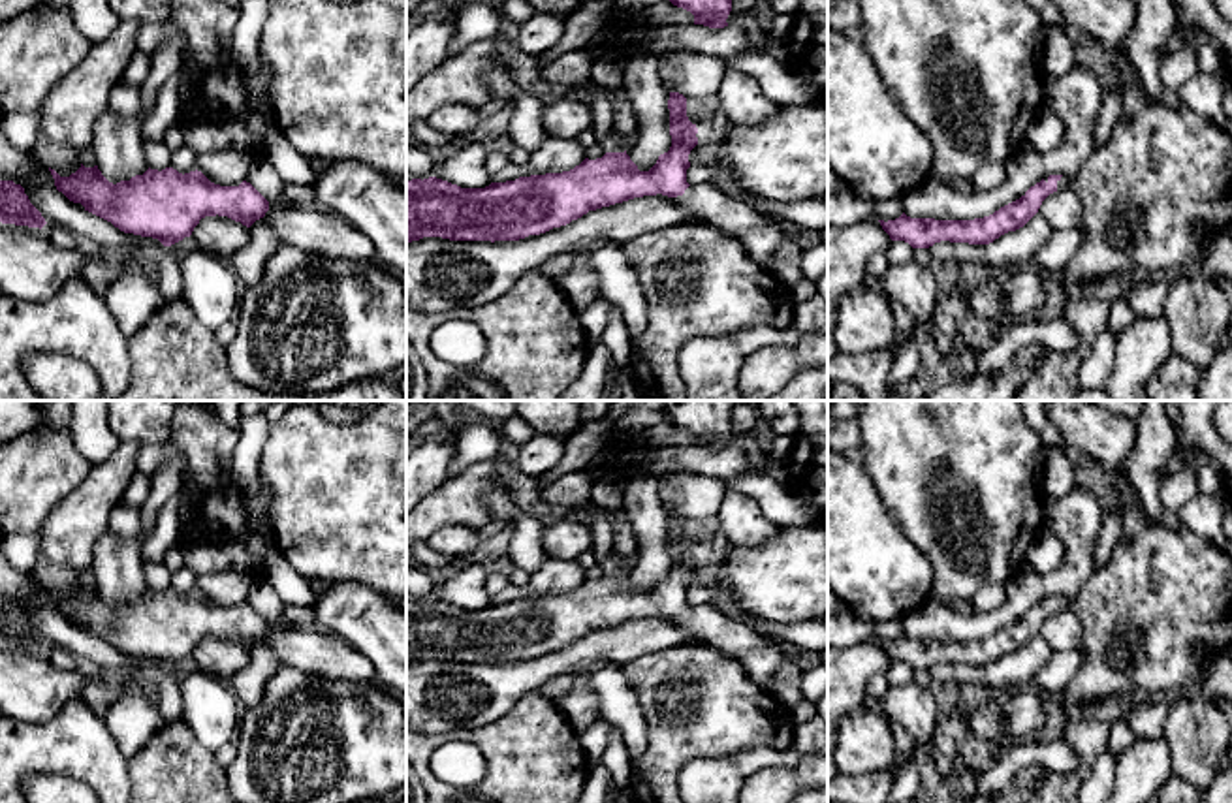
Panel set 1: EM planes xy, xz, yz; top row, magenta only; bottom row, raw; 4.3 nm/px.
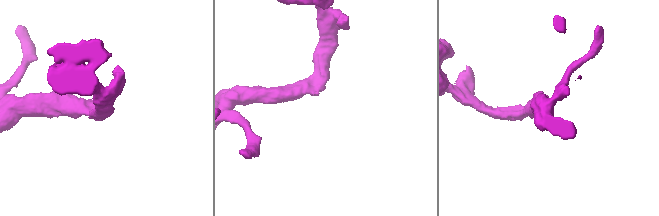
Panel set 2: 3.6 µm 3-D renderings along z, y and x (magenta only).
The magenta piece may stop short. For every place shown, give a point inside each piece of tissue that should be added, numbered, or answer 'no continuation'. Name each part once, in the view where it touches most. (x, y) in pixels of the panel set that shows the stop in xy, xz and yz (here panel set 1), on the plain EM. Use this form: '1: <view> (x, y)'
1: xz (760, 655)

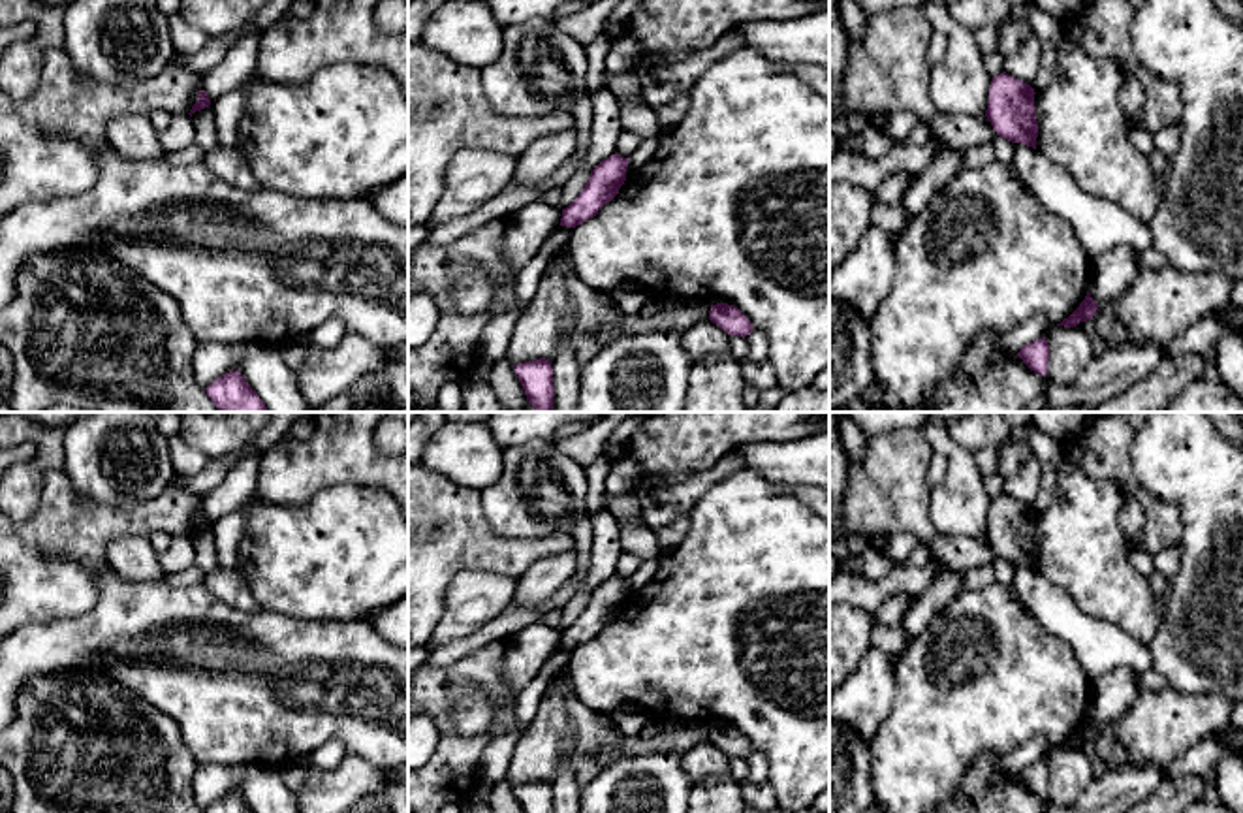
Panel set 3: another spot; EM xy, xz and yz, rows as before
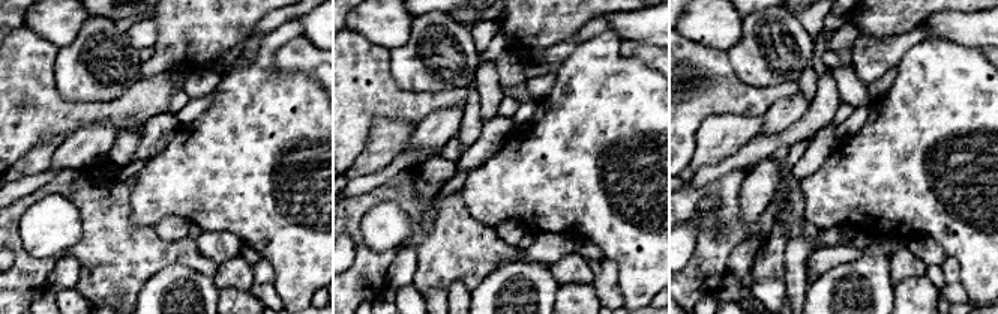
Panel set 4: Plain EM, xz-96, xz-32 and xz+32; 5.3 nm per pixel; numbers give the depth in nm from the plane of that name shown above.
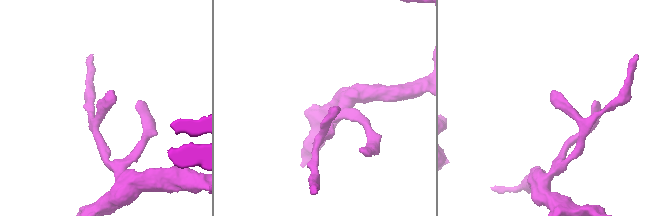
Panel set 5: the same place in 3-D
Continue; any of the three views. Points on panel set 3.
no continuation

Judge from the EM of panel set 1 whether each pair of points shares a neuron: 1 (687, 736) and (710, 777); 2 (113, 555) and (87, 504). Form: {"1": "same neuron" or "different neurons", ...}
{"1": "different neurons", "2": "different neurons"}

